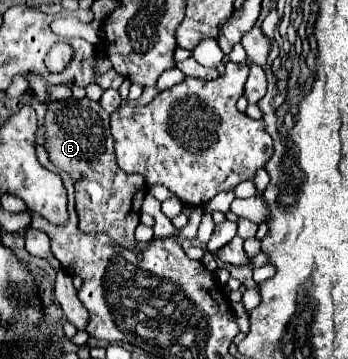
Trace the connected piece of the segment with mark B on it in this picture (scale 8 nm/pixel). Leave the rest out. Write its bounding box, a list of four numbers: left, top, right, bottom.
[44,97,146,253]

